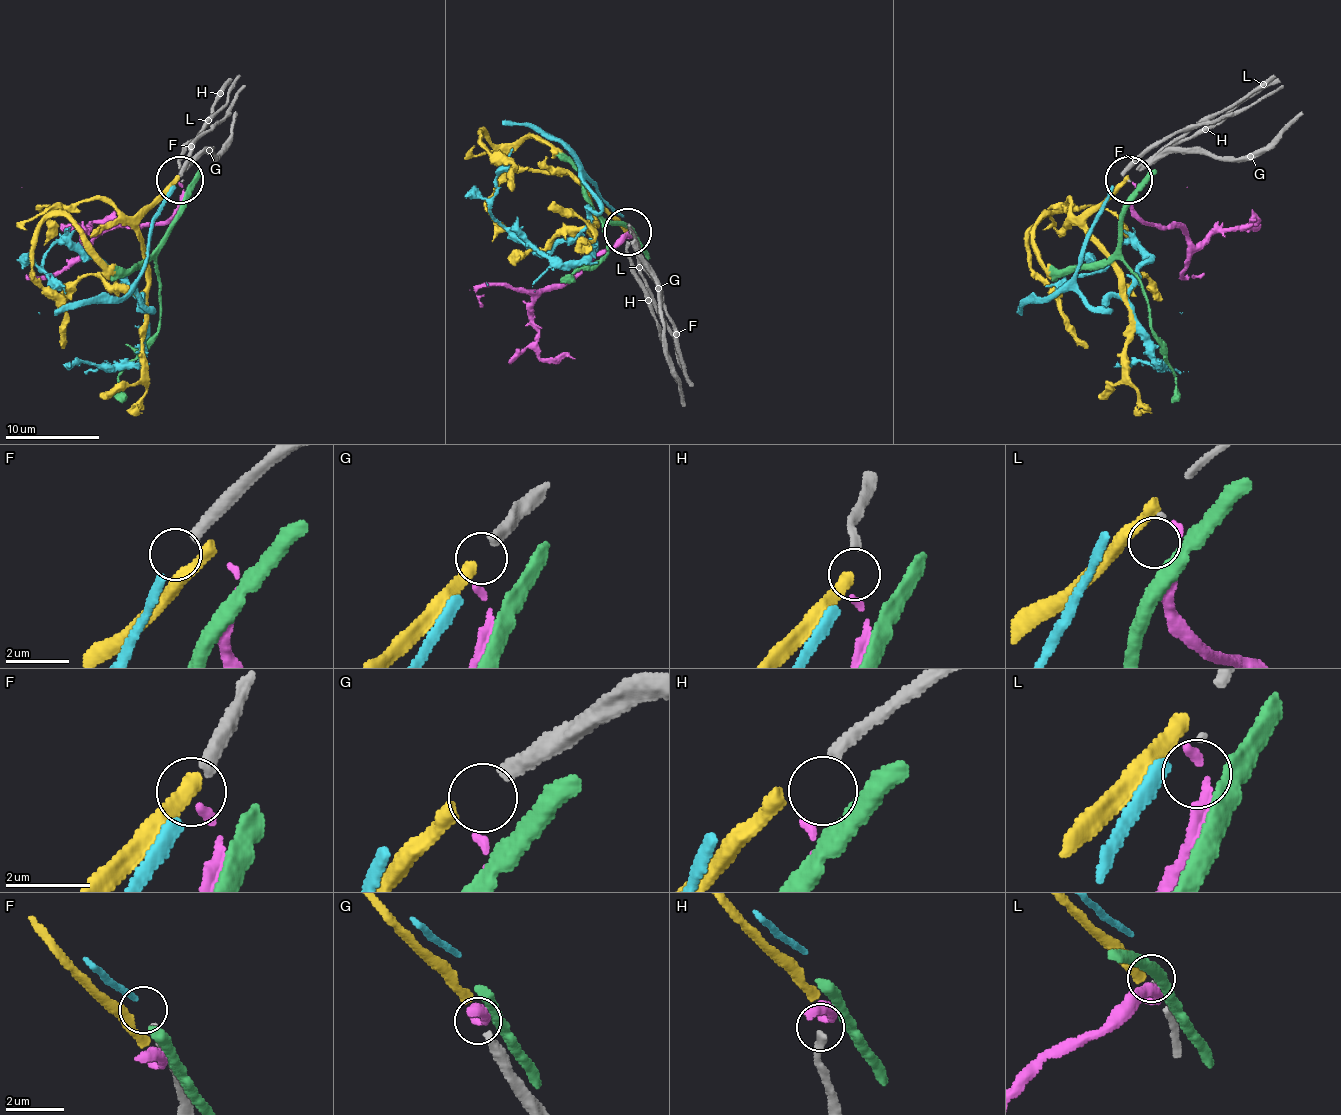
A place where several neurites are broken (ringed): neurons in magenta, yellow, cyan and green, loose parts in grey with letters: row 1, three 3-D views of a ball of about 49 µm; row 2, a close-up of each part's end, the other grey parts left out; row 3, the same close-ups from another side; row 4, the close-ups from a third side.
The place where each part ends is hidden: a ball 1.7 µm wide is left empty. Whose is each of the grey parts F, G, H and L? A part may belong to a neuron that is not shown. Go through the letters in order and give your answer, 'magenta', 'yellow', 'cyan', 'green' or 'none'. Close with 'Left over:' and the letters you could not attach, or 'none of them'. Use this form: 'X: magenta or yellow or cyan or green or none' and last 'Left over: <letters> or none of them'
F: cyan
G: yellow
H: magenta
L: none
Left over: L

